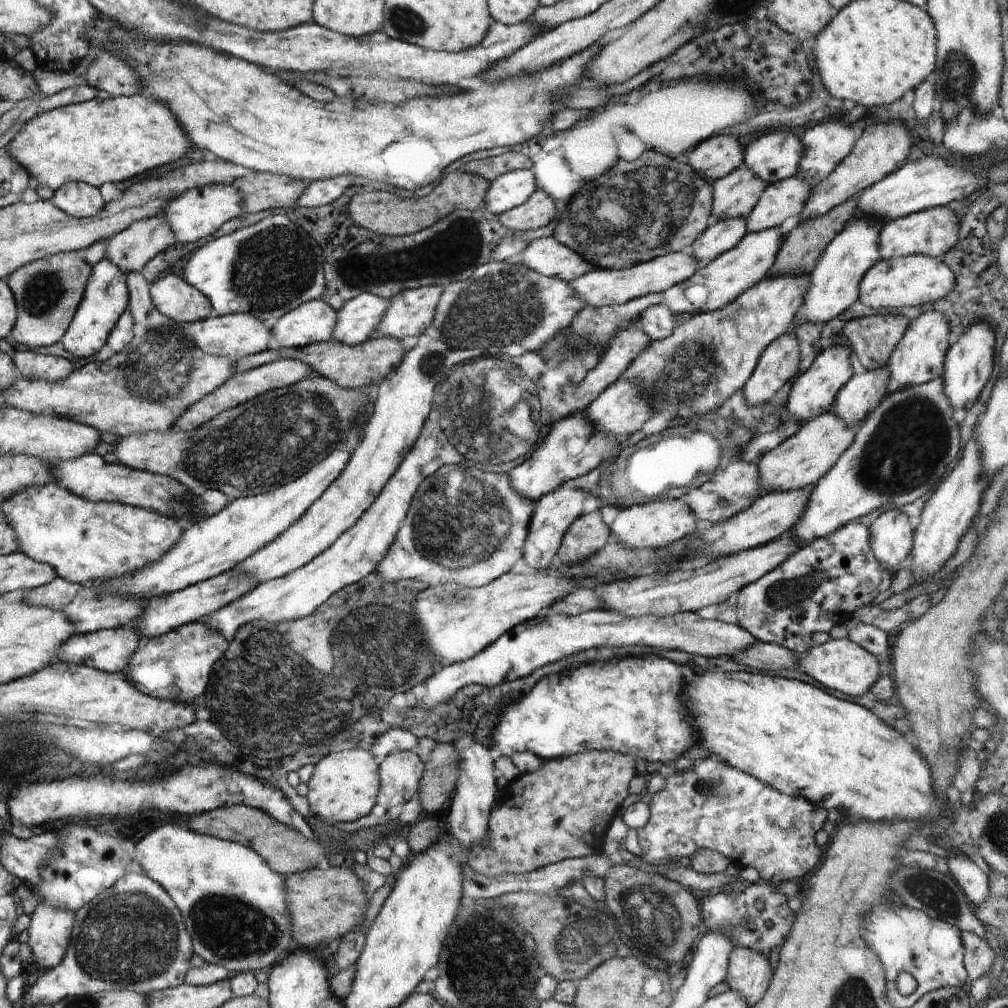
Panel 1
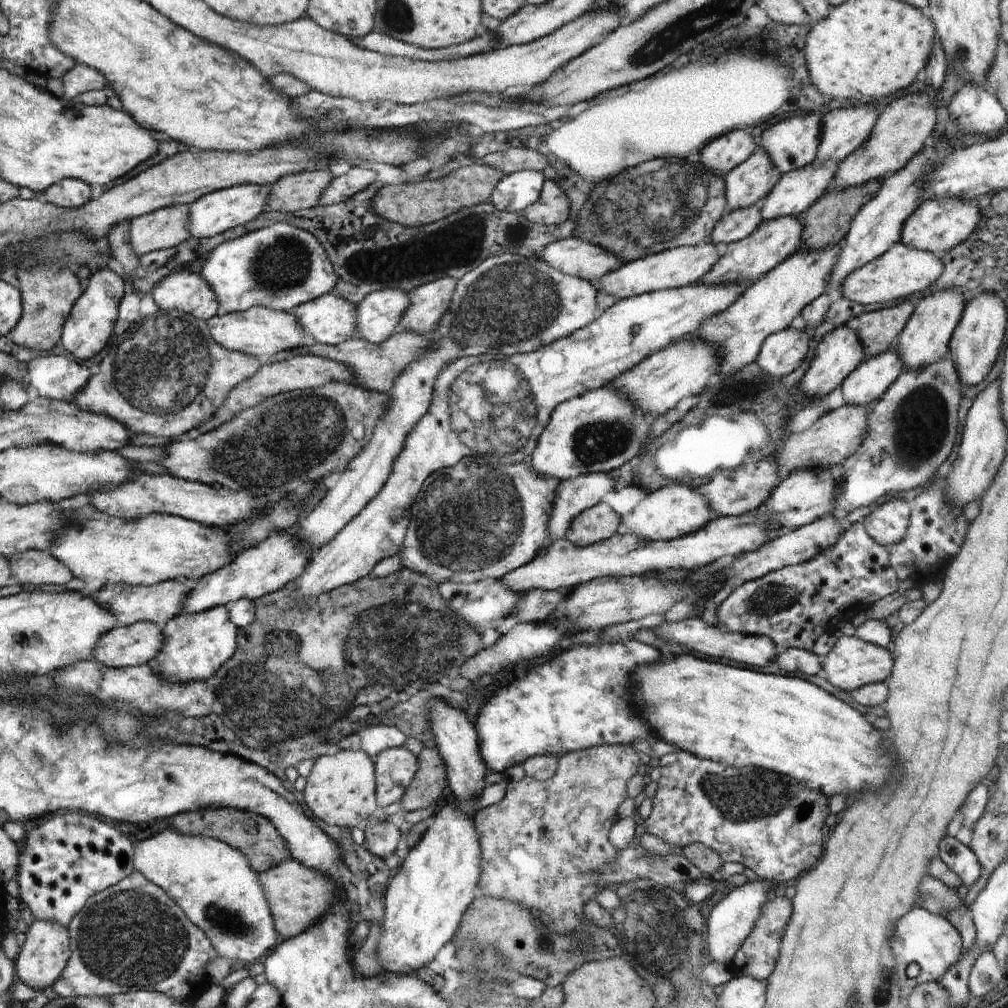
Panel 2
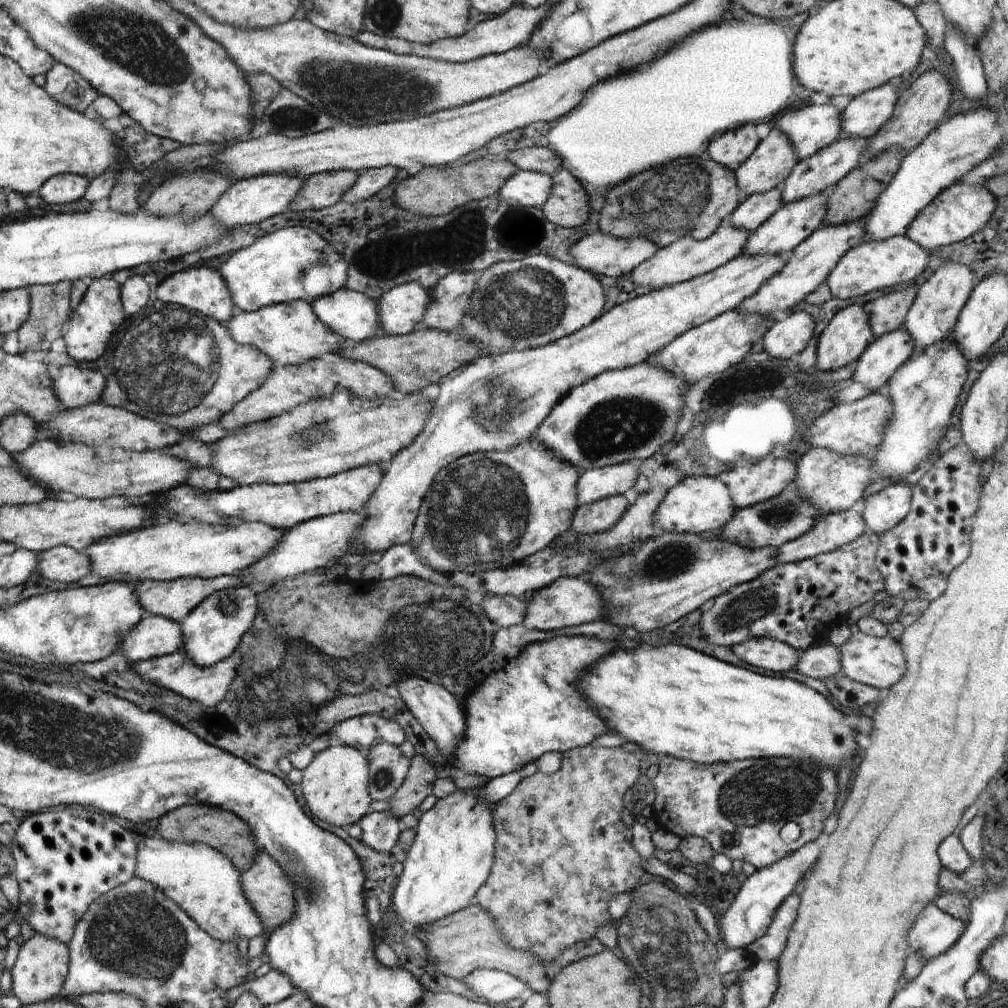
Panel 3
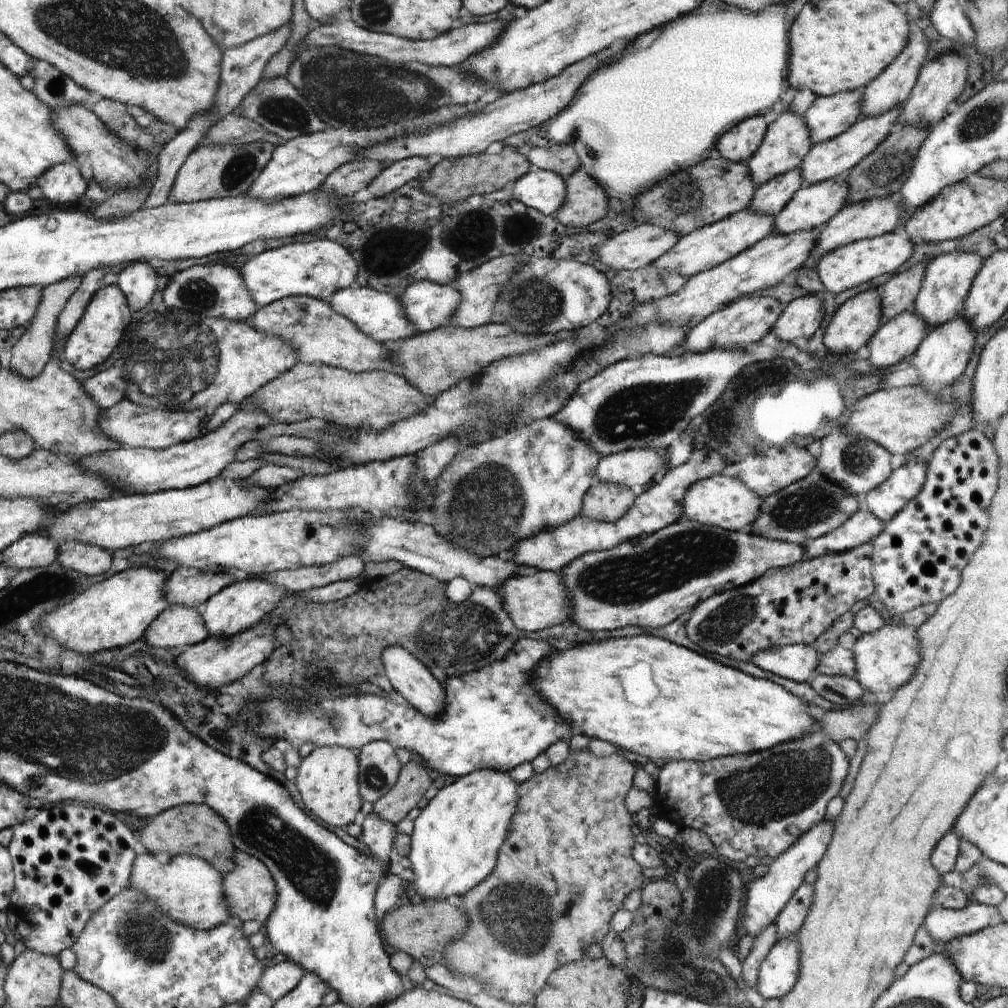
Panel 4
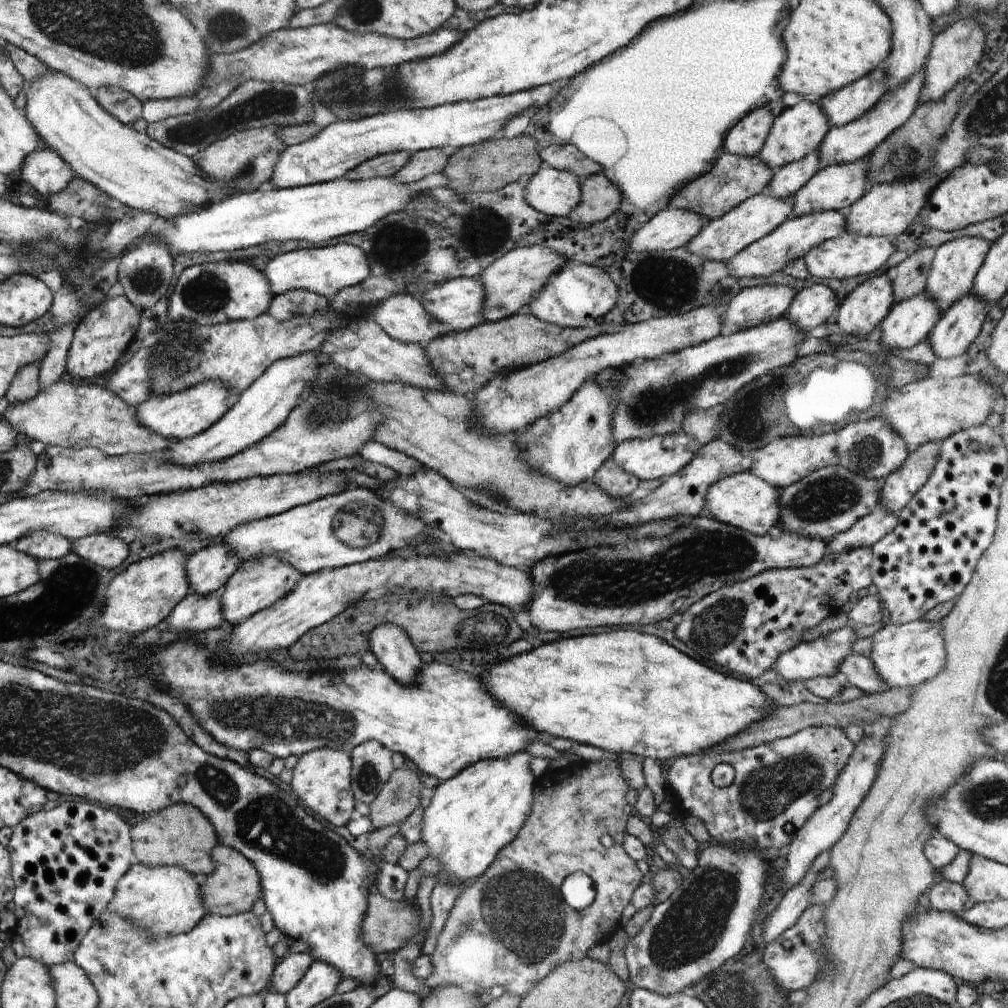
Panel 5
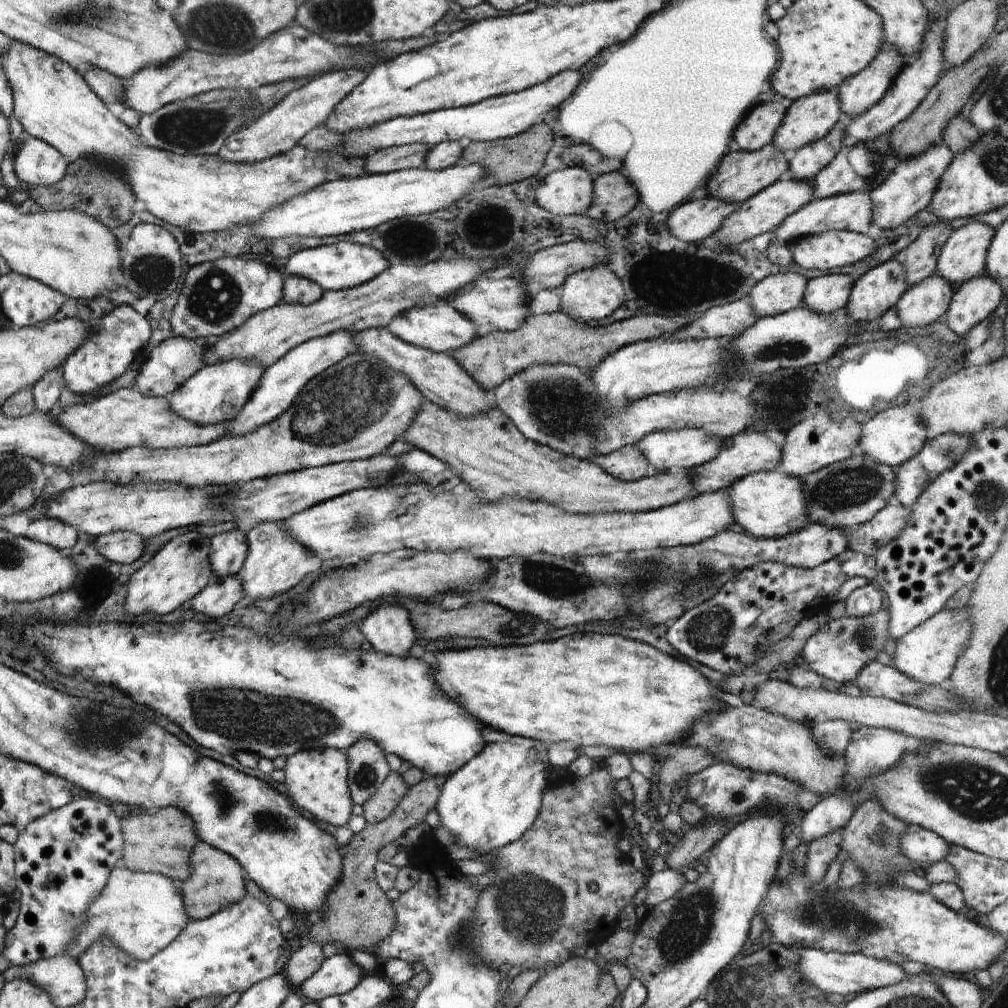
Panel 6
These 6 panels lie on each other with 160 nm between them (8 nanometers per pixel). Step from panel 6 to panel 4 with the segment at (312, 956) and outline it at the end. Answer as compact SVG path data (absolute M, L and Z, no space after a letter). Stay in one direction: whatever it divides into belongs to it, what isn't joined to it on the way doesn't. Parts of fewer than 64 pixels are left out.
M288 960L275 965L266 965L256 991L262 991L273 1001L278 1000L296 988L305 973L299 964Z

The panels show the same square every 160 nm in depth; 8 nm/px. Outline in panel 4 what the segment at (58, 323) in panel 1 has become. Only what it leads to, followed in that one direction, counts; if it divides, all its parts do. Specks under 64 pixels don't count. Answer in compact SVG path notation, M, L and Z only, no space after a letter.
M75 274L64 281L48 285L42 289L43 298L37 314L26 326L26 330L18 339L18 342L11 348L12 357L9 369L13 371L14 374L22 376L25 379L35 379L42 374L54 350L53 338L57 330L57 318L60 317L62 310L64 310L66 304L68 304L69 298L80 288L82 277L81 274Z

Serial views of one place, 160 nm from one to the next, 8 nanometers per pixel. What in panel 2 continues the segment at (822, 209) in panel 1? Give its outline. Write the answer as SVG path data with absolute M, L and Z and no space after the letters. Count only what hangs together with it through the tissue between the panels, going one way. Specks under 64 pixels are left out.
M926 92L912 93L892 100L879 114L870 136L854 152L837 164L831 188L843 189L869 180L883 180L900 170L924 148L926 138L936 130L936 107Z

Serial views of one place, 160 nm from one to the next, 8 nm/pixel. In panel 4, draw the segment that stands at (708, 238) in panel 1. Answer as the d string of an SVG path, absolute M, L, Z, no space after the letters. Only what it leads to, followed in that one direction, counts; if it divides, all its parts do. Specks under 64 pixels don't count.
M800 167L775 176L758 186L748 207L759 213L777 215L803 186L803 182Z

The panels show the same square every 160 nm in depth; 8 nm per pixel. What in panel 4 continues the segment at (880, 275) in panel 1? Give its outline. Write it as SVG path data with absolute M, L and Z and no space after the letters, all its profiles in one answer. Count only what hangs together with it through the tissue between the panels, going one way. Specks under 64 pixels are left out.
M892 232L835 248L823 254L813 267L827 290L838 294L848 288L860 286L872 278L878 278L881 274L894 274L903 270L912 261L913 246L910 238L906 239Z

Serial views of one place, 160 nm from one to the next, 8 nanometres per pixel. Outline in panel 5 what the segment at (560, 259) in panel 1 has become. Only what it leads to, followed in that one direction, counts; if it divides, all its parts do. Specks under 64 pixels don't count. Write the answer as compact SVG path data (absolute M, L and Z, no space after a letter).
M672 208L660 210L636 234L630 238L630 246L634 252L668 252L686 244L698 235L698 232L709 224L706 216L698 216L694 212Z

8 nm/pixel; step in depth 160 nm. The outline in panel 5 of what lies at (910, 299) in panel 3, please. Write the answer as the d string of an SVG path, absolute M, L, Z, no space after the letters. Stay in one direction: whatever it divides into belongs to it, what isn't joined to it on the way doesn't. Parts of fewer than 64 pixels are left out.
M919 248L894 268L891 280L894 305L925 291L934 254L934 248Z

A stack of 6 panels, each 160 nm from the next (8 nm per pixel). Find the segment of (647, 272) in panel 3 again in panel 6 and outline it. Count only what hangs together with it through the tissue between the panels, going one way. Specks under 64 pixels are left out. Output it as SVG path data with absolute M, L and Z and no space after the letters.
M791 177L777 180L768 188L761 190L758 194L747 198L740 204L738 210L735 210L716 232L719 241L723 245L738 246L747 240L754 239L757 241L768 236L770 230L782 224L785 218L788 218L815 198L813 186L813 180L810 182L792 179Z

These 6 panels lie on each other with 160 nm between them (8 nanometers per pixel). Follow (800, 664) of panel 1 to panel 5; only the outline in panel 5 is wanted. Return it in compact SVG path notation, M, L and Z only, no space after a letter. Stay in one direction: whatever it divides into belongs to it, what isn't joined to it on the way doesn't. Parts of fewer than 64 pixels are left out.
M926 620L912 621L905 624L888 624L872 636L870 660L878 676L889 688L914 689L934 678L946 664L946 650L942 630L936 622Z

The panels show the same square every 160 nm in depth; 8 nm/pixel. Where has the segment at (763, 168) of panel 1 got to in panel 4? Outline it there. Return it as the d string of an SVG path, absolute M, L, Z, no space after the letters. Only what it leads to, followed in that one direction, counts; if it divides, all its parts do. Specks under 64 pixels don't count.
M863 90L839 92L829 97L818 97L802 115L810 129L813 144L846 132L863 112Z

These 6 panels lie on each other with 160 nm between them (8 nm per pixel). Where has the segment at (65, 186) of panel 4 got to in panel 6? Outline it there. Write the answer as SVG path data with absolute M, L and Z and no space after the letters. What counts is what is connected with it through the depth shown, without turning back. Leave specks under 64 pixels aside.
M39 138L22 142L14 155L17 178L32 187L50 186L62 180L68 171L68 162L61 151Z

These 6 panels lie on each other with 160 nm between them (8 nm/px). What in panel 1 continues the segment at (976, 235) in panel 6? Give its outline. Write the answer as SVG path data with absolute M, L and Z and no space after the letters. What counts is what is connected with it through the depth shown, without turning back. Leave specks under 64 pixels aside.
M924 312L910 324L900 343L894 348L885 367L890 374L887 394L896 390L904 390L908 386L922 386L926 382L943 376L944 362L949 350L948 338L950 324L948 318L940 312Z

